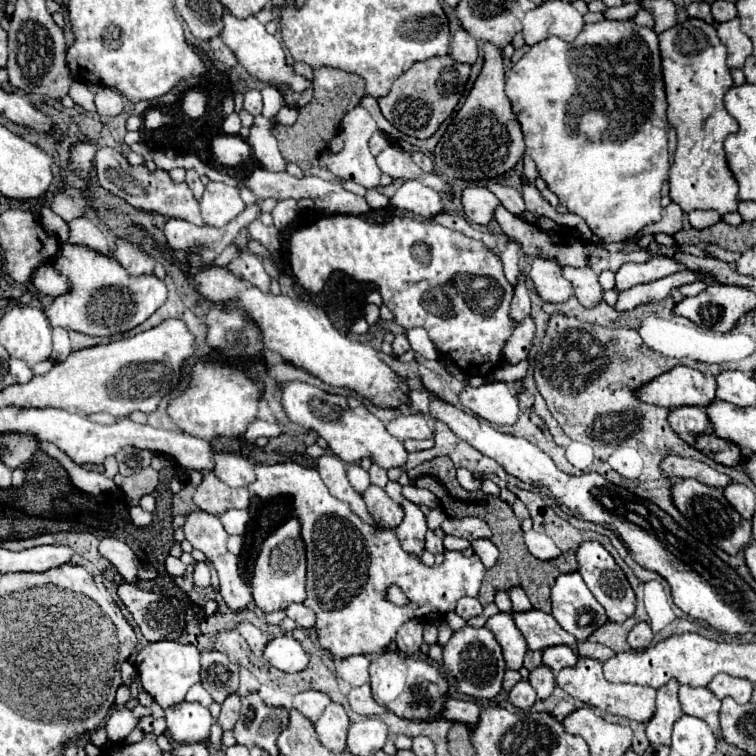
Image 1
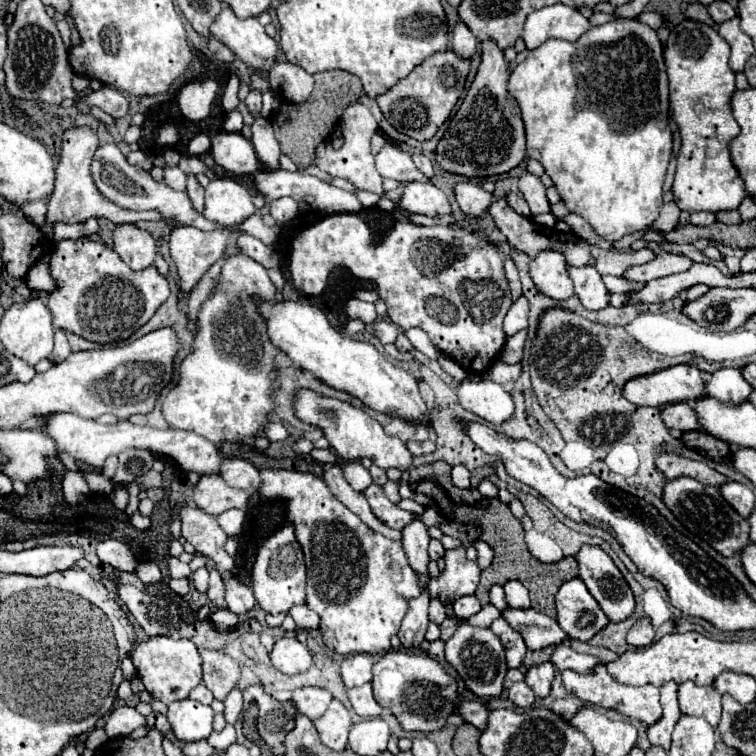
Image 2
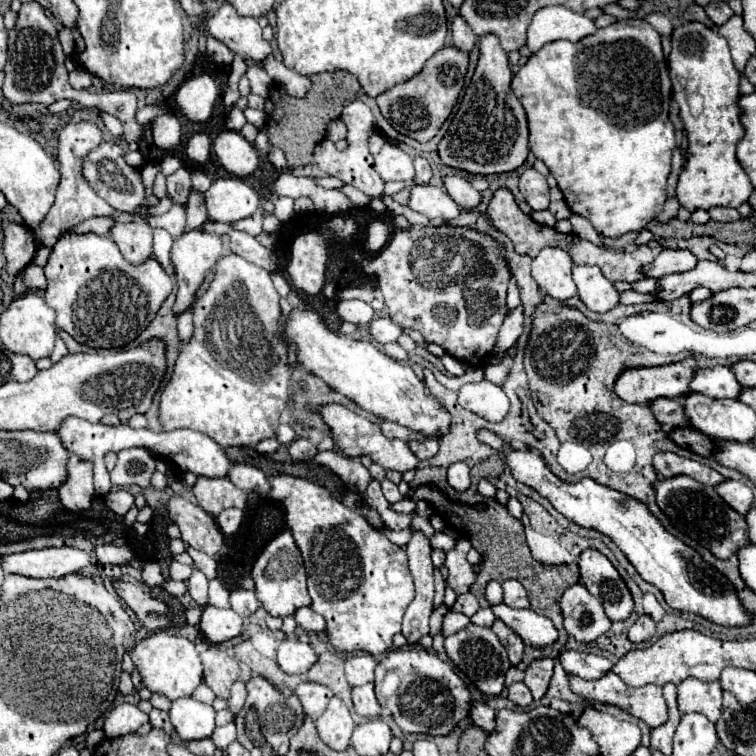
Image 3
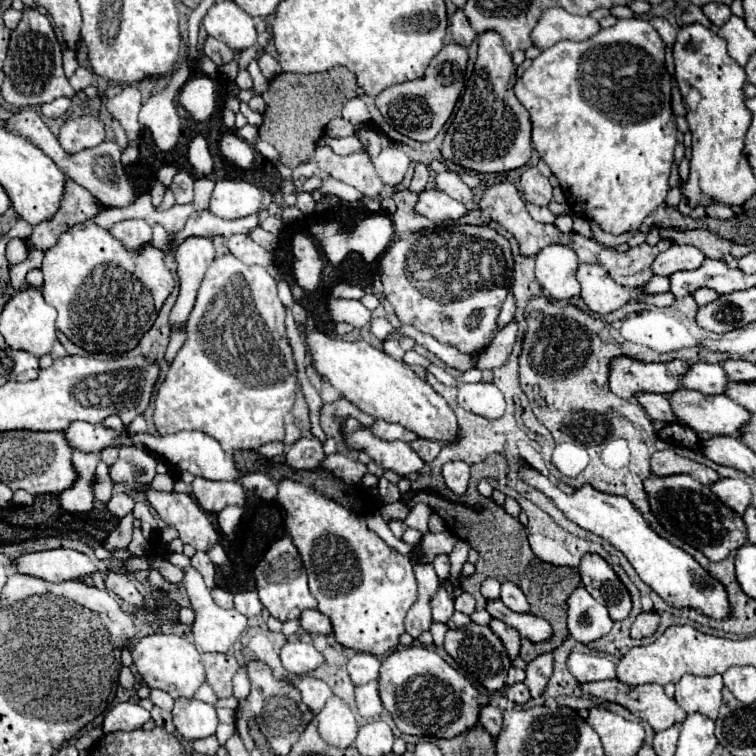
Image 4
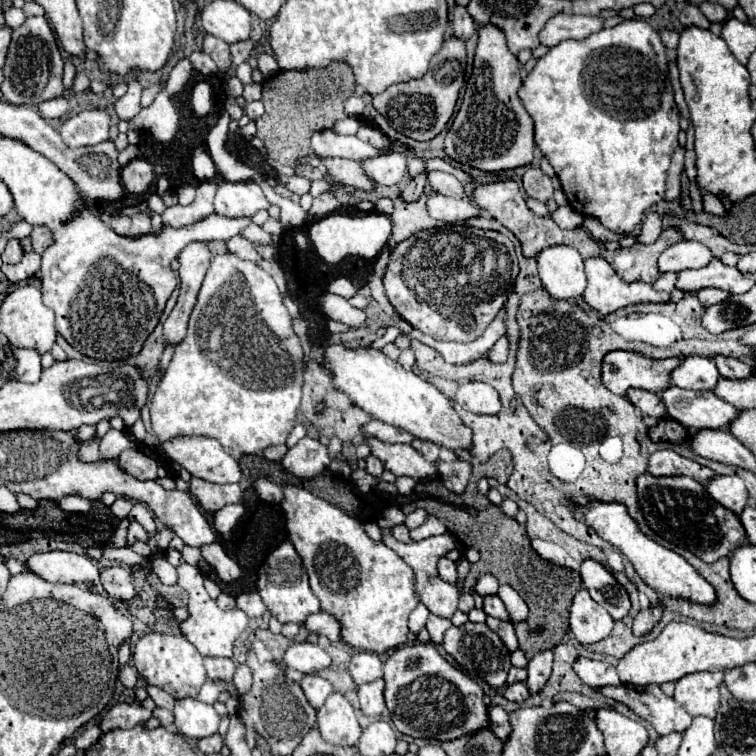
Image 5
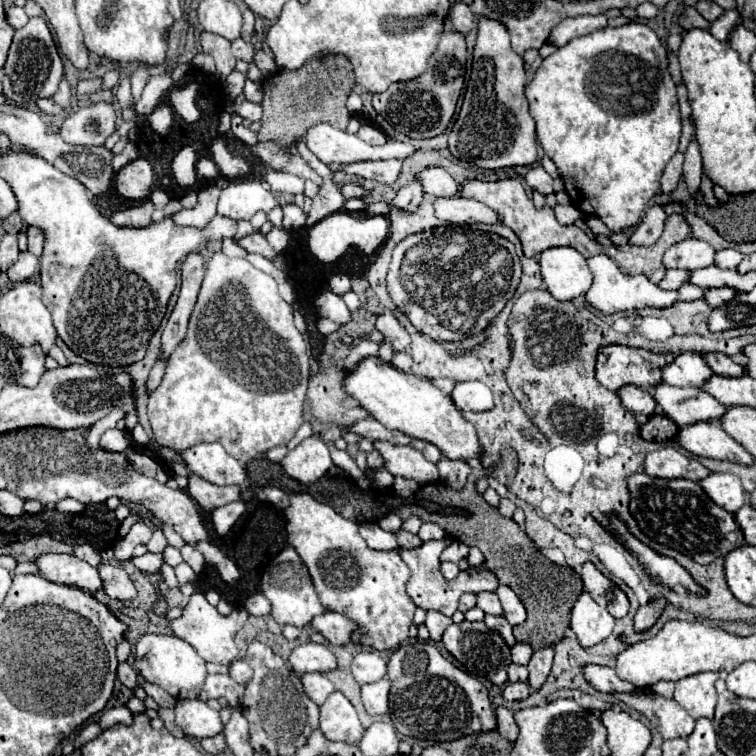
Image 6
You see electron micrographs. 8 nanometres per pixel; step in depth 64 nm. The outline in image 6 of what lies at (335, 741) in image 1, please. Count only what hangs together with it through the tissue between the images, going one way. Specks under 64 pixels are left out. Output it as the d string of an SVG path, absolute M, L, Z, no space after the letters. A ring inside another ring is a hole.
M332 692L320 706L320 732L336 742L358 744L362 740L364 728L358 720L358 712L342 692Z

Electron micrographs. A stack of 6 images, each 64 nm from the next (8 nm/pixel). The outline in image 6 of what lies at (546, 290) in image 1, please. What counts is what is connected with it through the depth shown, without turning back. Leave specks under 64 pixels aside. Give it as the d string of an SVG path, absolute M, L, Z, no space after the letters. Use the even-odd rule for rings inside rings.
M566 246L566 248L548 248L540 254L540 272L548 292L558 300L574 300L588 292L592 286L592 272L586 258Z

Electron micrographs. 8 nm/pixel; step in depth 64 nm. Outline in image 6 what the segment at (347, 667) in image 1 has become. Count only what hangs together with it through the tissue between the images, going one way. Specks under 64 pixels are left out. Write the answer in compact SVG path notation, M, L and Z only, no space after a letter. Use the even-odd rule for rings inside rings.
M360 652L352 660L352 674L358 684L378 682L386 676L386 660L380 652Z

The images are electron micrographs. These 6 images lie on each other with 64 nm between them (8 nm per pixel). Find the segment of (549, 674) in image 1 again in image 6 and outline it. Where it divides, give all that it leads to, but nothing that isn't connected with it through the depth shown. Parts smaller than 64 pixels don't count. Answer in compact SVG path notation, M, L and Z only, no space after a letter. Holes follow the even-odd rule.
M548 646L548 648L540 648L532 654L530 662L528 662L528 670L530 670L530 678L528 678L528 684L532 690L538 690L544 680L548 678L550 674L550 668L552 668L552 656L554 656L554 648Z

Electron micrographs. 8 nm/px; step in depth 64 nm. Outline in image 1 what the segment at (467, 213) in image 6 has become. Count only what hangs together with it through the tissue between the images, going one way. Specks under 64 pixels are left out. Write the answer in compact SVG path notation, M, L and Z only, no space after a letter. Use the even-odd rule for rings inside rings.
M406 180L398 188L398 192L390 198L390 208L406 210L416 216L430 218L430 216L444 212L444 202L436 190L424 186L416 180Z

